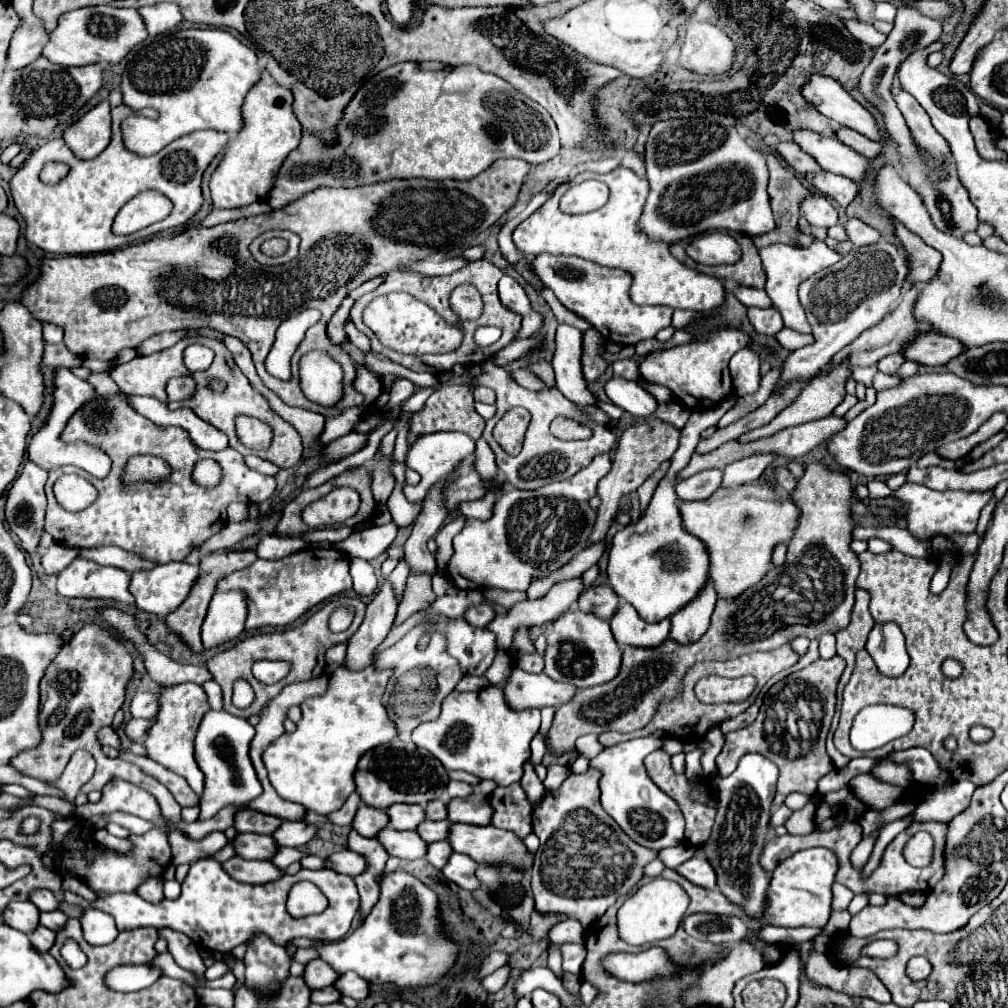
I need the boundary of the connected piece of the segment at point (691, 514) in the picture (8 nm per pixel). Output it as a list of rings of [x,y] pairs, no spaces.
[[[766,479],[746,483],[742,487],[720,487],[704,501],[682,503],[680,513],[688,533],[702,539],[710,553],[714,589],[718,599],[734,599],[742,595],[750,585],[756,585],[772,563],[772,551],[776,545],[788,545],[798,527],[800,509],[790,495],[778,495]]]

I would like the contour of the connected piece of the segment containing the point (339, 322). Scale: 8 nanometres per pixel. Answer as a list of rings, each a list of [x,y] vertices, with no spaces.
[[[334,314],[332,316],[326,329],[329,339],[332,339],[334,343],[342,343],[342,341],[348,339],[348,335],[346,335],[344,331],[344,325],[350,320],[350,316],[339,315],[340,314]]]

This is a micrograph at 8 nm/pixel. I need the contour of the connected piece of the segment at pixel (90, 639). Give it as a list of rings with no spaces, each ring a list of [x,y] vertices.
[[[92,627],[92,633],[74,633],[74,637],[62,645],[58,651],[58,657],[48,665],[42,681],[40,681],[40,713],[38,713],[38,725],[42,729],[42,741],[32,751],[22,751],[10,765],[20,771],[22,775],[54,783],[70,755],[76,749],[86,749],[96,755],[96,763],[100,765],[100,777],[92,777],[90,783],[86,783],[86,793],[100,791],[112,777],[130,779],[134,785],[146,789],[152,793],[162,809],[162,815],[166,819],[172,819],[180,823],[180,805],[174,799],[174,795],[154,777],[144,775],[136,765],[126,765],[126,761],[112,761],[102,753],[102,745],[96,737],[98,729],[112,725],[112,719],[116,711],[122,707],[126,699],[126,687],[134,675],[134,657],[126,649],[126,645],[114,637],[112,629],[108,627]]]

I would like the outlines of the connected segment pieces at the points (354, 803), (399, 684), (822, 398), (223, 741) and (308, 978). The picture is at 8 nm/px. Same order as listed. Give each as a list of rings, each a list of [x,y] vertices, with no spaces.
[[[352,793],[352,795],[348,797],[348,801],[346,801],[338,811],[334,811],[334,813],[328,815],[330,821],[336,823],[336,825],[350,825],[350,823],[354,821],[354,815],[356,815],[360,803],[362,803],[362,799],[358,797],[358,793]]]
[[[412,629],[390,649],[384,649],[376,657],[378,669],[392,669],[392,677],[386,685],[382,703],[386,705],[388,717],[394,721],[398,733],[410,733],[420,723],[432,721],[440,715],[440,705],[448,693],[454,691],[456,683],[462,679],[460,665],[446,653],[446,639],[434,633],[430,645],[424,651],[416,649],[416,641],[422,637],[422,629]]]
[[[844,361],[842,365],[832,367],[832,369],[826,371],[826,373],[814,375],[814,377],[808,381],[806,389],[802,389],[802,393],[798,395],[798,399],[796,399],[792,405],[788,405],[786,409],[782,409],[768,425],[758,427],[758,429],[754,429],[754,431],[742,435],[742,437],[738,439],[738,443],[750,443],[750,441],[756,441],[756,439],[774,435],[774,433],[778,433],[778,431],[782,431],[782,429],[786,429],[786,427],[794,427],[794,425],[800,425],[800,423],[806,423],[806,421],[814,421],[814,419],[822,419],[822,417],[830,415],[830,413],[834,411],[834,407],[836,407],[838,403],[842,403],[842,399],[844,399],[844,395],[846,395],[844,383],[848,381],[850,375],[852,375],[852,371],[850,371],[850,365],[846,365],[846,361]]]
[[[210,711],[202,719],[196,735],[196,747],[194,747],[196,761],[206,775],[206,787],[202,793],[198,819],[210,819],[218,809],[226,805],[242,807],[262,793],[262,785],[256,777],[254,765],[248,755],[254,733],[256,733],[254,727],[246,719],[234,717],[232,713],[226,711]]]
[[[314,959],[306,965],[304,981],[308,987],[316,987],[316,989],[330,987],[334,985],[336,979],[338,979],[338,973],[334,973],[334,969],[330,969],[330,965],[326,965],[326,961],[322,959]]]

